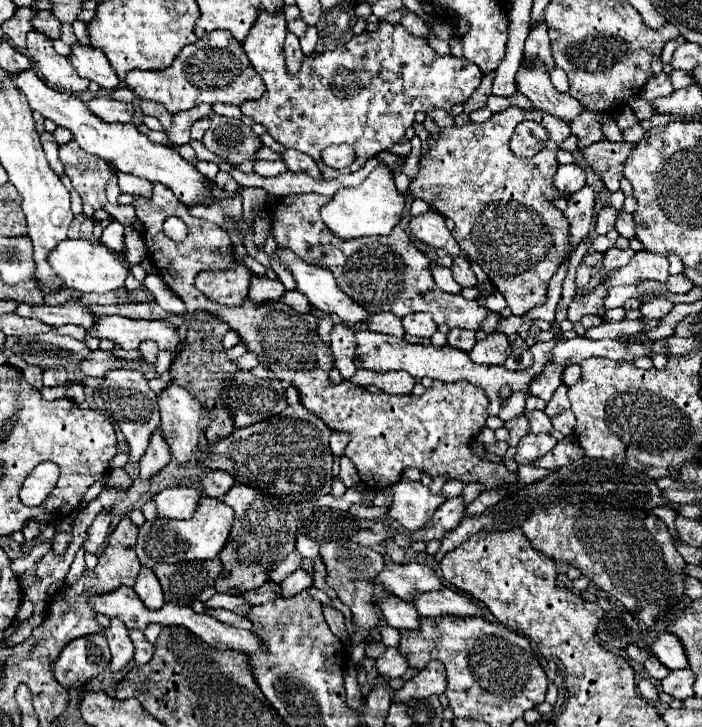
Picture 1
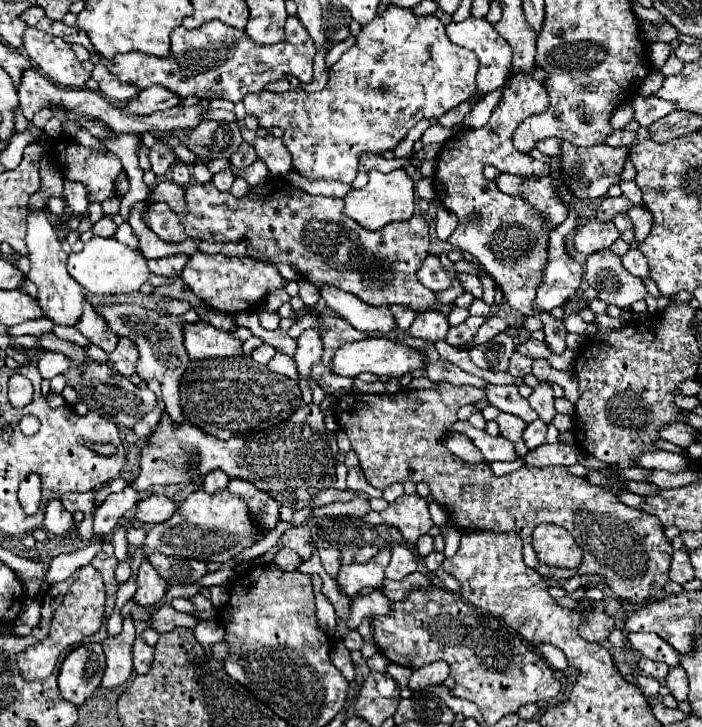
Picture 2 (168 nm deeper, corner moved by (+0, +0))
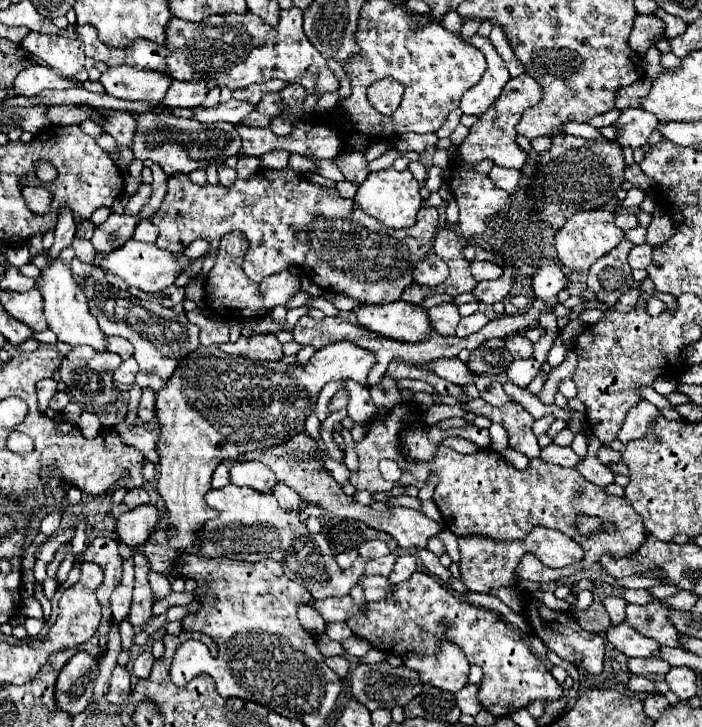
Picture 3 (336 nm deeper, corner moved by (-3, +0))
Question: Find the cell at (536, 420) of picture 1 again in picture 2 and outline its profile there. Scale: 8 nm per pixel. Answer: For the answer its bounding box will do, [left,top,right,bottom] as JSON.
[485,386,537,422]

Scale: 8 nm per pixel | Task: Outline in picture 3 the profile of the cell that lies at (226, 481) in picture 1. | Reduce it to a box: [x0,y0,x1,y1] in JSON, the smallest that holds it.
[212,464,230,488]

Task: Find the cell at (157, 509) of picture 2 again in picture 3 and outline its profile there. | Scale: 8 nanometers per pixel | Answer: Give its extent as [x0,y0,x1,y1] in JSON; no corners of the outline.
[116,504,160,546]

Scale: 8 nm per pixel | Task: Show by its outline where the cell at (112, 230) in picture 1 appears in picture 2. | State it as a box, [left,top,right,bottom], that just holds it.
[115,222,139,248]

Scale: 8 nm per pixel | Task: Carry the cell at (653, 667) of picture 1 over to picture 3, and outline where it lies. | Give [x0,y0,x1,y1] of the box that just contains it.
[628,658,670,676]

